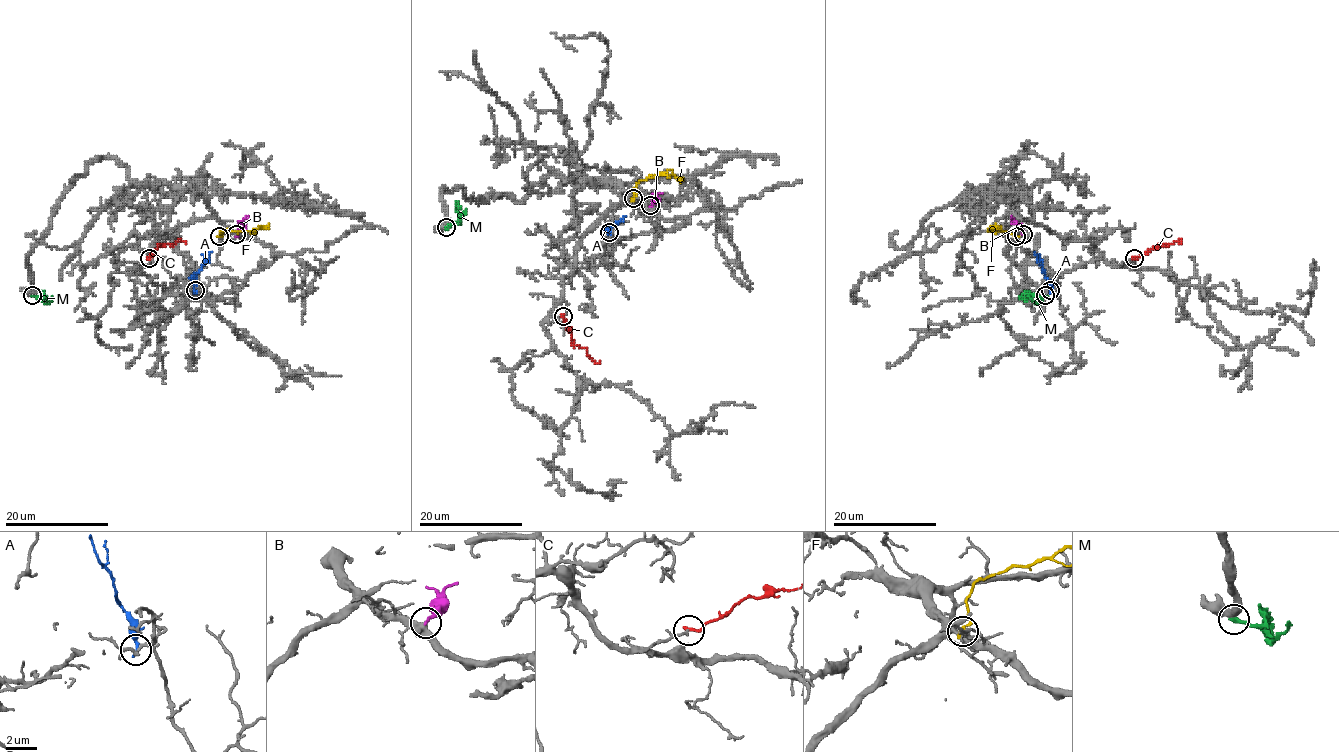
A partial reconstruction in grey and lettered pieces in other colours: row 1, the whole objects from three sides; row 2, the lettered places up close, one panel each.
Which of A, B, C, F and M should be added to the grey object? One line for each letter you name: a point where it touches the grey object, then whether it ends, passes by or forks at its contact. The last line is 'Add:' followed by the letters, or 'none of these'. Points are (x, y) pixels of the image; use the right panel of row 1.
C: Touches grey at (1134, 258). It ends there
Add: C

